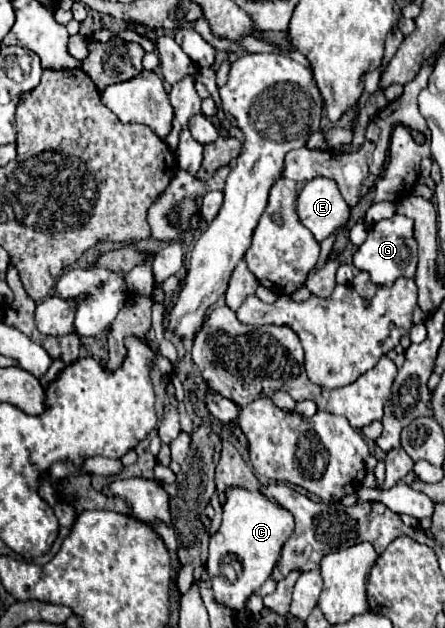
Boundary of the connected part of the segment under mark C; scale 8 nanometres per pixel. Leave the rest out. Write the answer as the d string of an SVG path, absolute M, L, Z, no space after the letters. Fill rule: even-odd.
M238 487L228 489L228 501L222 511L222 525L208 543L208 561L206 561L206 571L212 581L216 603L230 607L234 611L242 611L250 595L256 593L262 587L262 583L272 575L272 569L280 559L282 545L290 537L292 529L294 529L292 515L286 513L286 509L276 507L262 493L252 493ZM226 555L236 557L242 565L242 573L236 575L234 581L230 581L222 571L222 561Z

